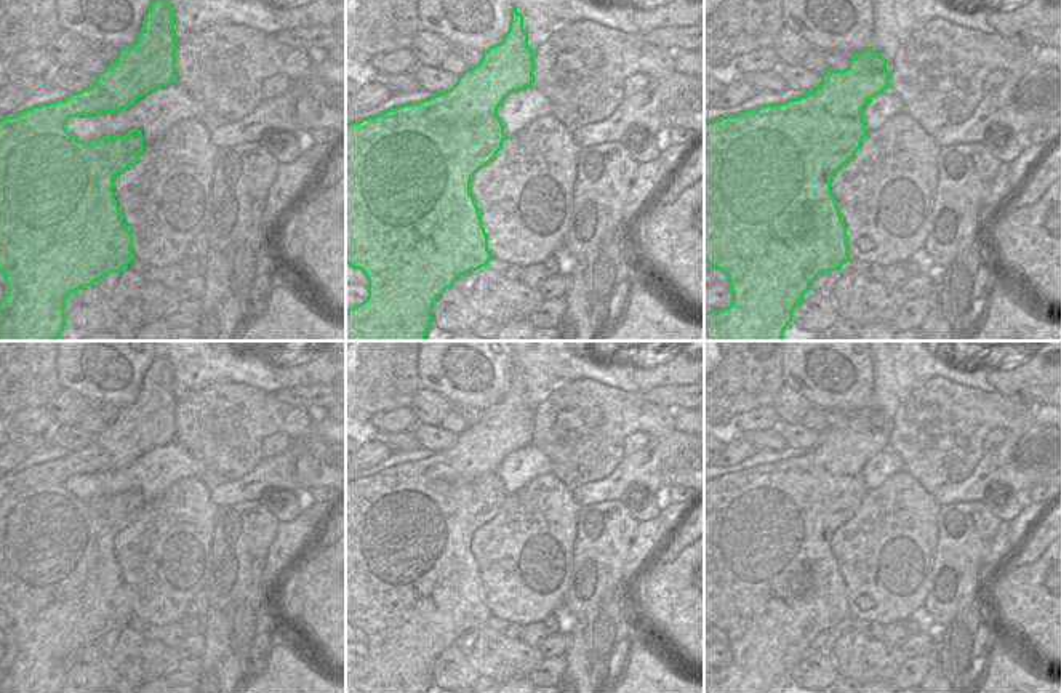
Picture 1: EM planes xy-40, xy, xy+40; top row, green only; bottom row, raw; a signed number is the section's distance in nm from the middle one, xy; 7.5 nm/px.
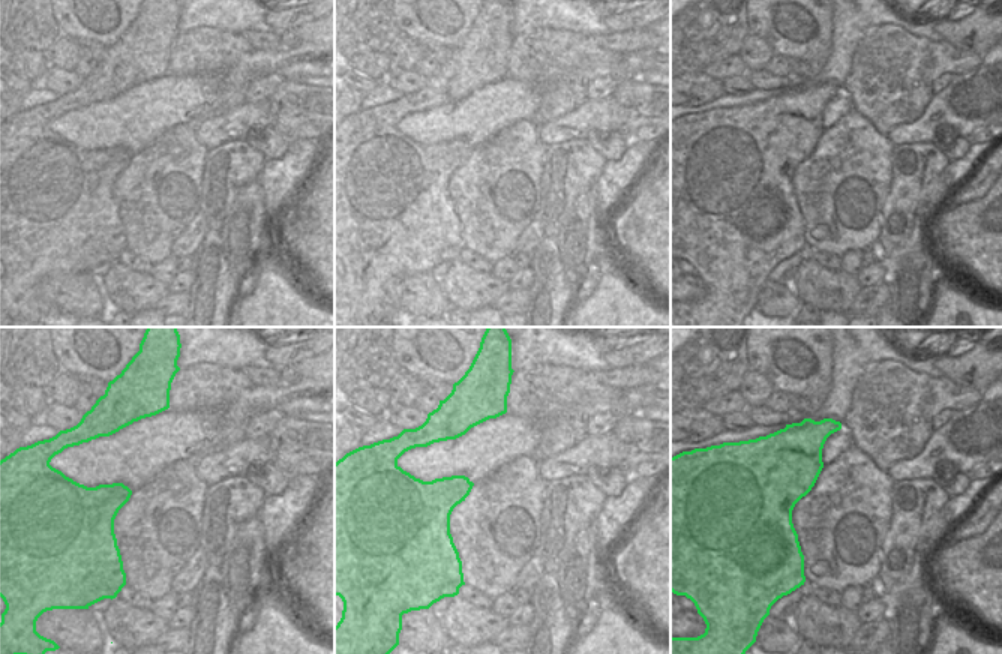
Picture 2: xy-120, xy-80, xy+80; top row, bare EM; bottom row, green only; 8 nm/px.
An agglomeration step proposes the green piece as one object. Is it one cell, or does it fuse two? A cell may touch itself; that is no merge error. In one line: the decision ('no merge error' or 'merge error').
no merge error

